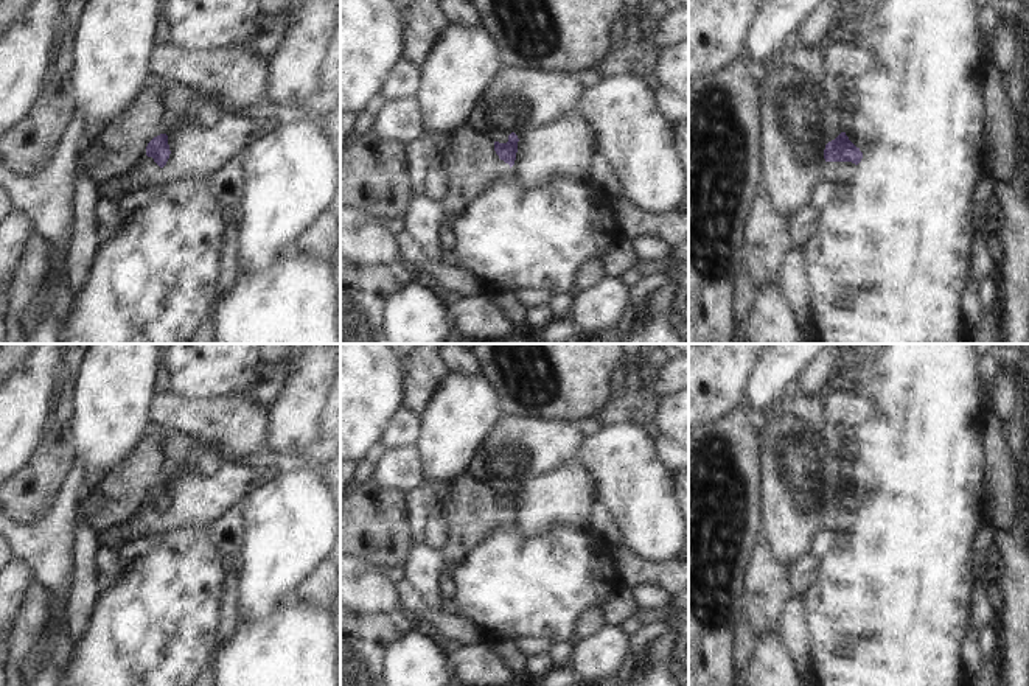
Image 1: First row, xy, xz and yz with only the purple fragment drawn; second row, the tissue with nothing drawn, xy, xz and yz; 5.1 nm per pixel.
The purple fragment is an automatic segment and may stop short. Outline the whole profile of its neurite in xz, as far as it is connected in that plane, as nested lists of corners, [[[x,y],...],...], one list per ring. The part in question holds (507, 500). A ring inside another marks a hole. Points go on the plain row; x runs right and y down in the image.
[[[577,459],[533,478],[519,487],[514,481],[507,492],[494,490],[501,509],[510,513],[511,526],[524,537],[538,537],[553,527],[583,530],[589,524],[589,507],[597,501],[597,488],[591,471]]]

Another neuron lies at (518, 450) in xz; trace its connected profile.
[[[502,415],[466,471],[493,490],[507,492],[511,481],[522,487],[574,460],[584,439],[574,422]]]

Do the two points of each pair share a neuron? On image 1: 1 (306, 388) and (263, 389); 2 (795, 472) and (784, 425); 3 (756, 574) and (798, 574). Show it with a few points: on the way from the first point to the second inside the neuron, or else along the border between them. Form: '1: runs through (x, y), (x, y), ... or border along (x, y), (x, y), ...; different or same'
1: border along (294, 360), (275, 398), (268, 406); different
2: runs through (795, 461), (784, 436); same
3: border along (787, 568), (787, 577), (795, 591); different

